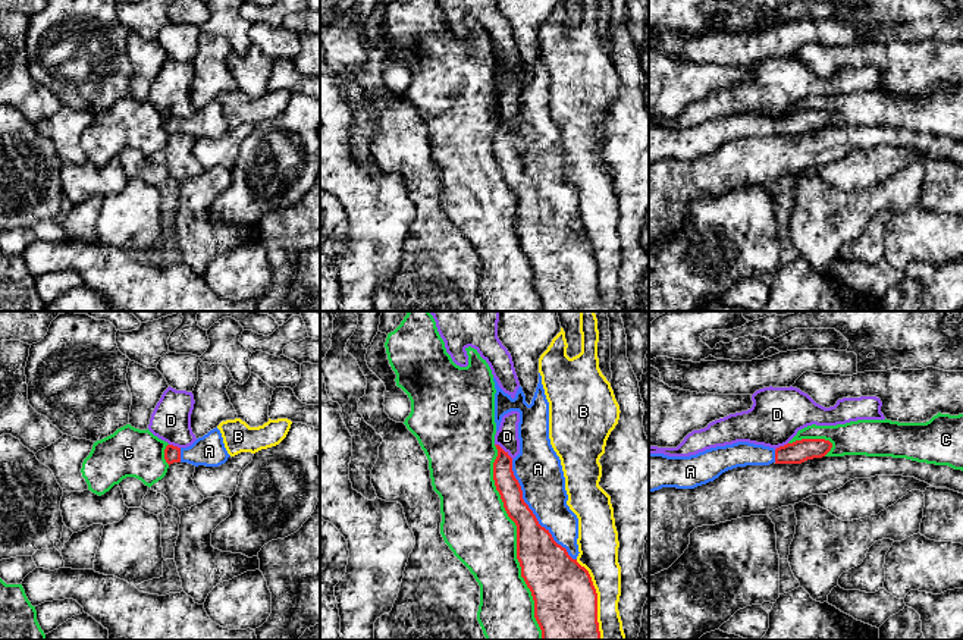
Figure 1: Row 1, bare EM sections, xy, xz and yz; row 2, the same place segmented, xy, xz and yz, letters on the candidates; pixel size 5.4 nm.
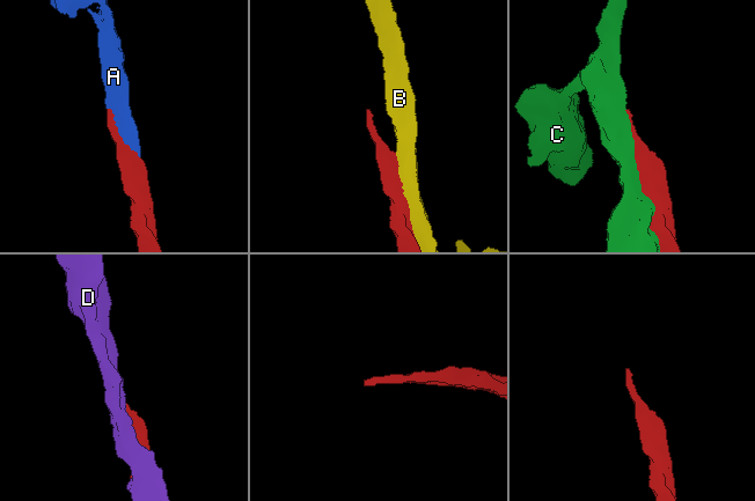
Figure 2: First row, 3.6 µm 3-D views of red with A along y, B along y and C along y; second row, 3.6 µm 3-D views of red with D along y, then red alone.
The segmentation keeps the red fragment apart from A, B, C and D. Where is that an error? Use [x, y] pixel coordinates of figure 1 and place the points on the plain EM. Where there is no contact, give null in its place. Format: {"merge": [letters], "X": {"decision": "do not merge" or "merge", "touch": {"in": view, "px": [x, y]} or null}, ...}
{"merge": ["A"], "A": {"decision": "merge", "touch": {"in": "xz", "px": [532, 182]}}, "B": {"decision": "do not merge", "touch": {"in": "xz", "px": [596, 270]}}, "C": {"decision": "do not merge", "touch": {"in": "xz", "px": [517, 213]}}, "D": {"decision": "do not merge", "touch": {"in": "xz", "px": [502, 121]}}}

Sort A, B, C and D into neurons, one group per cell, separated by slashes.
A / B / C / D

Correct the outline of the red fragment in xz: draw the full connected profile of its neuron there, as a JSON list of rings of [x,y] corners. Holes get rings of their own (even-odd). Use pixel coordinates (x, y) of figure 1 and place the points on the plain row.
[[[539,44],[539,54],[528,76],[526,66],[520,57],[515,69],[505,65],[496,50],[495,53],[495,94],[496,103],[499,101],[502,88],[511,82],[520,84],[518,110],[520,125],[512,131],[499,116],[498,128],[493,134],[493,151],[496,161],[501,166],[504,179],[508,188],[517,197],[517,230],[521,238],[521,248],[531,263],[534,272],[534,289],[542,301],[542,311],[600,311],[597,294],[597,264],[593,257],[589,242],[577,233],[578,228],[578,189],[567,176],[568,166],[565,161],[565,148],[561,131],[553,122],[549,110],[549,73],[542,56]]]

